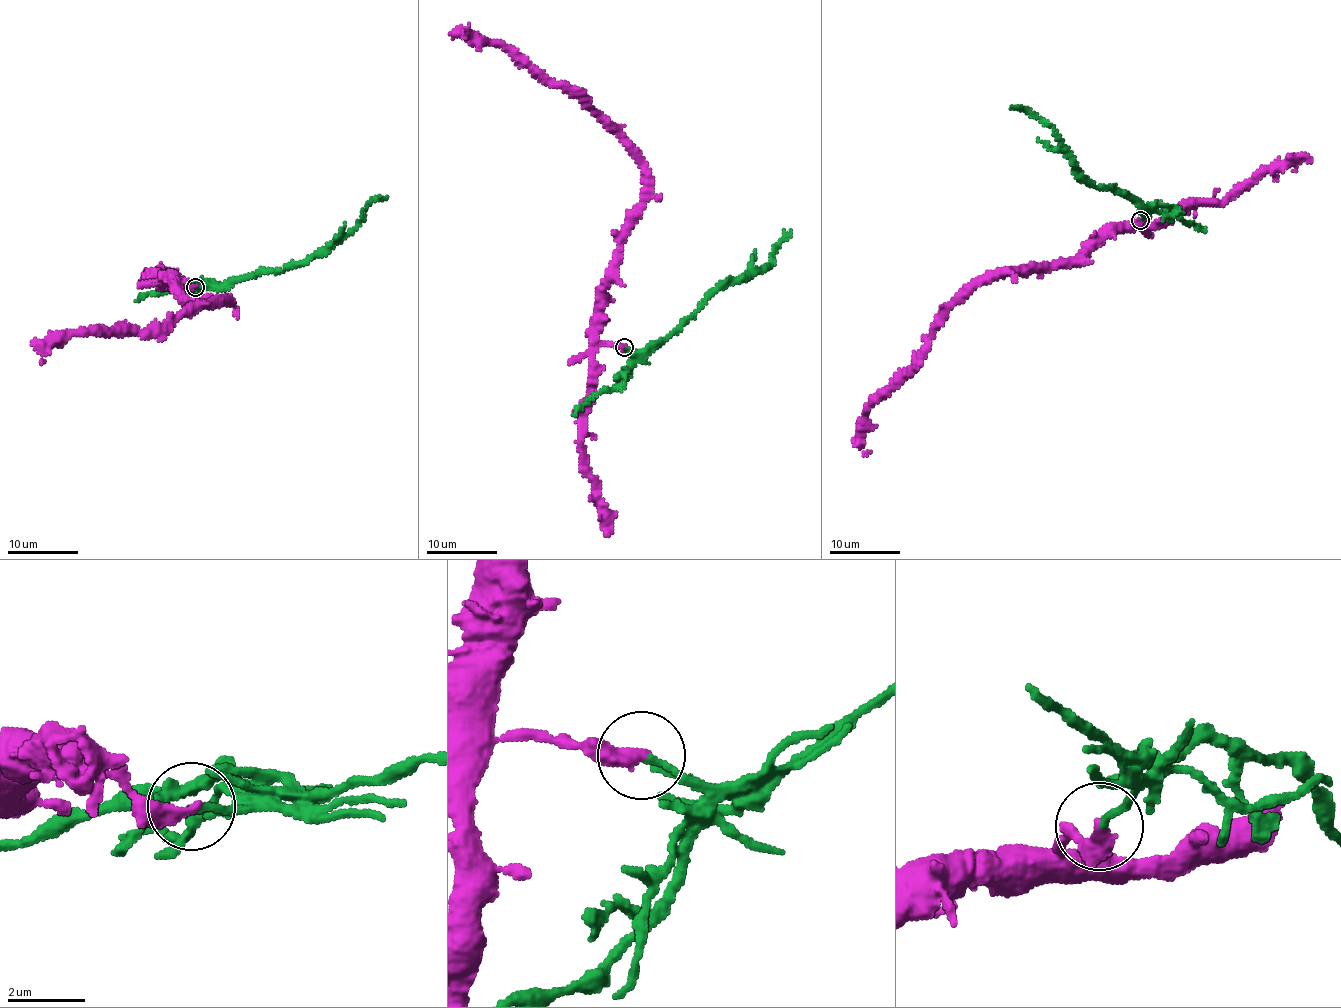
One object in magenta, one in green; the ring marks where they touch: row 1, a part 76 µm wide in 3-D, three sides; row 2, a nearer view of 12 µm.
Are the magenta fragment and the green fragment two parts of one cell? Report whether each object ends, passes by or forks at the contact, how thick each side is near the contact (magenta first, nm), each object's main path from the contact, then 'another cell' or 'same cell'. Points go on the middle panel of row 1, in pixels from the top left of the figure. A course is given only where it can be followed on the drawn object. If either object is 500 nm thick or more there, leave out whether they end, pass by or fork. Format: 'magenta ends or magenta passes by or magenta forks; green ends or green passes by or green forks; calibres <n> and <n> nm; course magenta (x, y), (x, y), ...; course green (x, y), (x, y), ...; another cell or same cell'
magenta ends; green ends; calibres 360 and 180 nm; course magenta (625, 347), (598, 340), (603, 283), (642, 201), (645, 172), (578, 97), (506, 48), (463, 30), (465, 39); course green (625, 347), (633, 351), (651, 349), (715, 292), (770, 264), (779, 241), (789, 230); another cell

